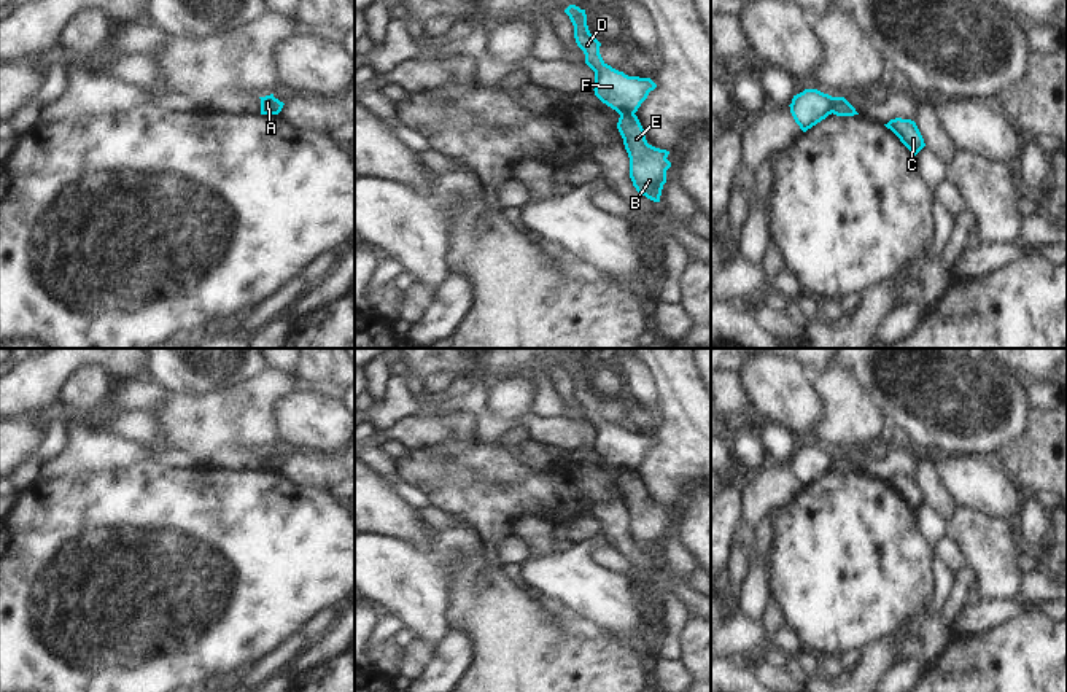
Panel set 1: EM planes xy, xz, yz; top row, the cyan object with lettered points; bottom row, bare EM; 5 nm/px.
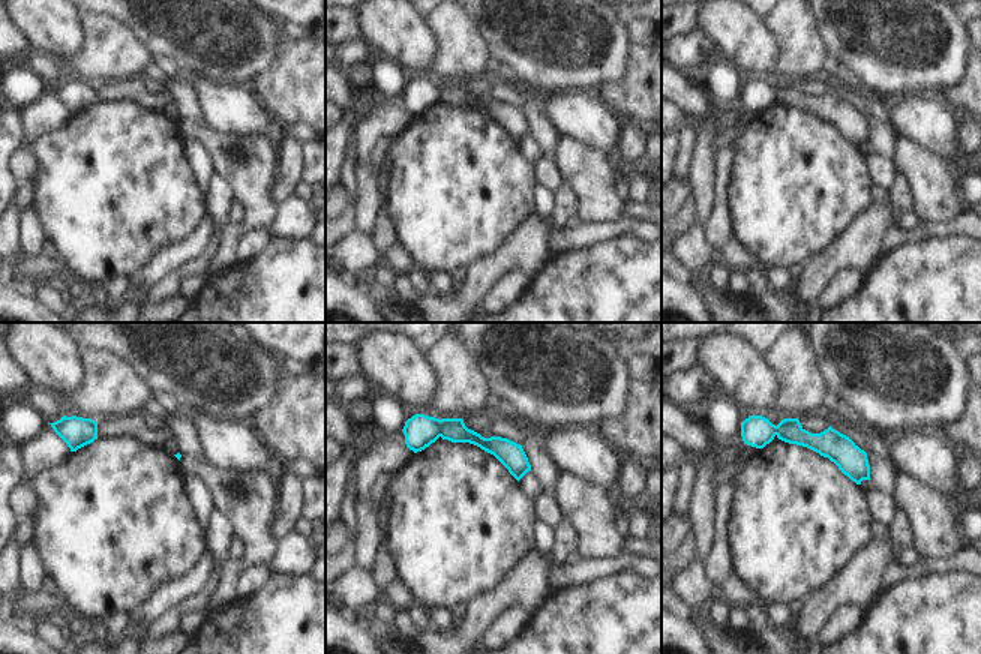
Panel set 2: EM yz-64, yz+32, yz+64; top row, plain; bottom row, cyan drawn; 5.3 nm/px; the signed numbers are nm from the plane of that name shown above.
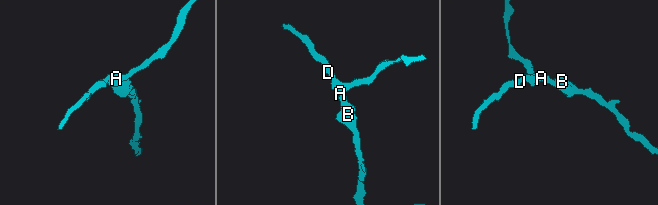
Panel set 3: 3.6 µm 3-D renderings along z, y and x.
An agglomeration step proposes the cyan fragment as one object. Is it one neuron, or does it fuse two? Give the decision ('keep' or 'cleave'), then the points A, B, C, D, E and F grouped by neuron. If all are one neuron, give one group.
cleave; A D F / B C E

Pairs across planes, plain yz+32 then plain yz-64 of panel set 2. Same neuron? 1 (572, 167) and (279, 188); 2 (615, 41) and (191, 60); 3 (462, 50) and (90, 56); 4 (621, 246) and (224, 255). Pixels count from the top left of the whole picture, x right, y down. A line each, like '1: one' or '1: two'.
1: two
2: one
3: one
4: two

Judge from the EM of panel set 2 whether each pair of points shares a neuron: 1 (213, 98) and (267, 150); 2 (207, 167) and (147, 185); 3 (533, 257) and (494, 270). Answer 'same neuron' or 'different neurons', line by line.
1: different neurons
2: different neurons
3: same neuron

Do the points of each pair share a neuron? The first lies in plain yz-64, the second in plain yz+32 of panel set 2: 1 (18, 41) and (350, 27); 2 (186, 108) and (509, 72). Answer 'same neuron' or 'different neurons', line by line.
1: same neuron
2: different neurons

